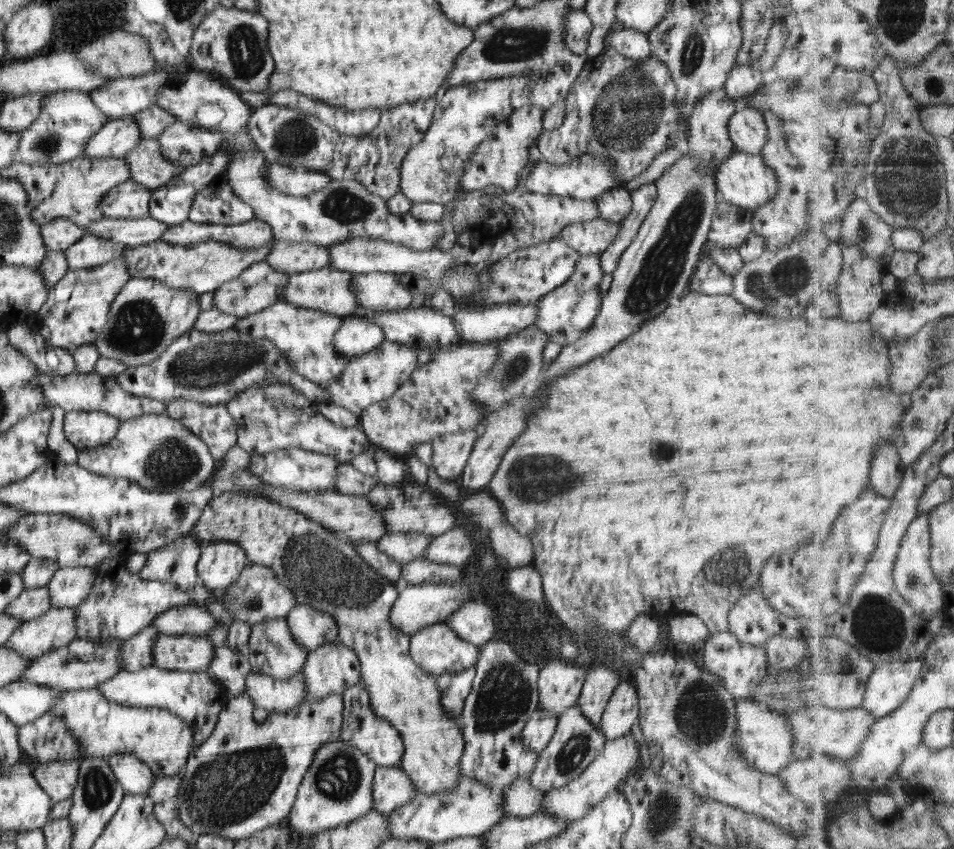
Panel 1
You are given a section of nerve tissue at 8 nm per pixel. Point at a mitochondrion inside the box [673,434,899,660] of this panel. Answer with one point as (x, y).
(727, 568)

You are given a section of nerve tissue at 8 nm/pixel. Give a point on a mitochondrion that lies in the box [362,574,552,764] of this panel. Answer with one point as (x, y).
(504, 695)

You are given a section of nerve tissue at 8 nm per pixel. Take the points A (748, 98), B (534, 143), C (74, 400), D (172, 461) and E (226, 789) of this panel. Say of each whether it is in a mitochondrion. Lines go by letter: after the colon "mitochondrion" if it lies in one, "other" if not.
A: other
B: other
C: other
D: mitochondrion
E: mitochondrion

